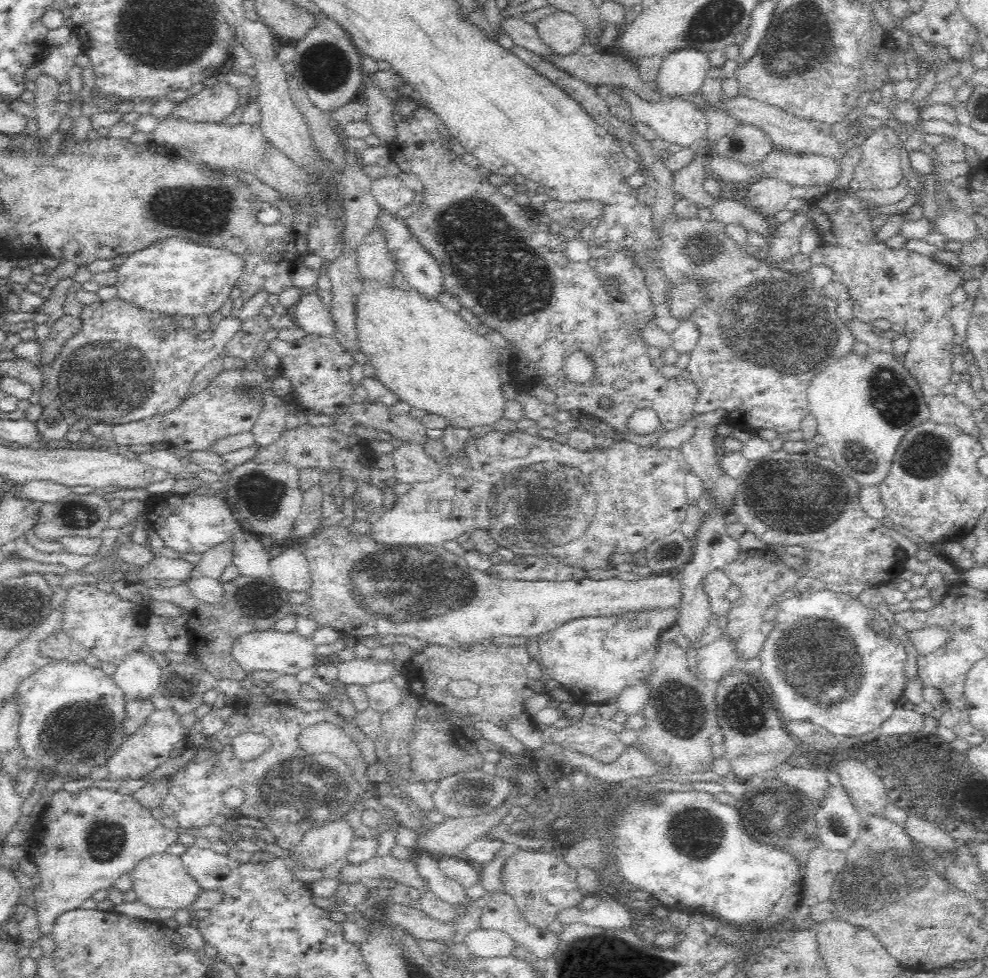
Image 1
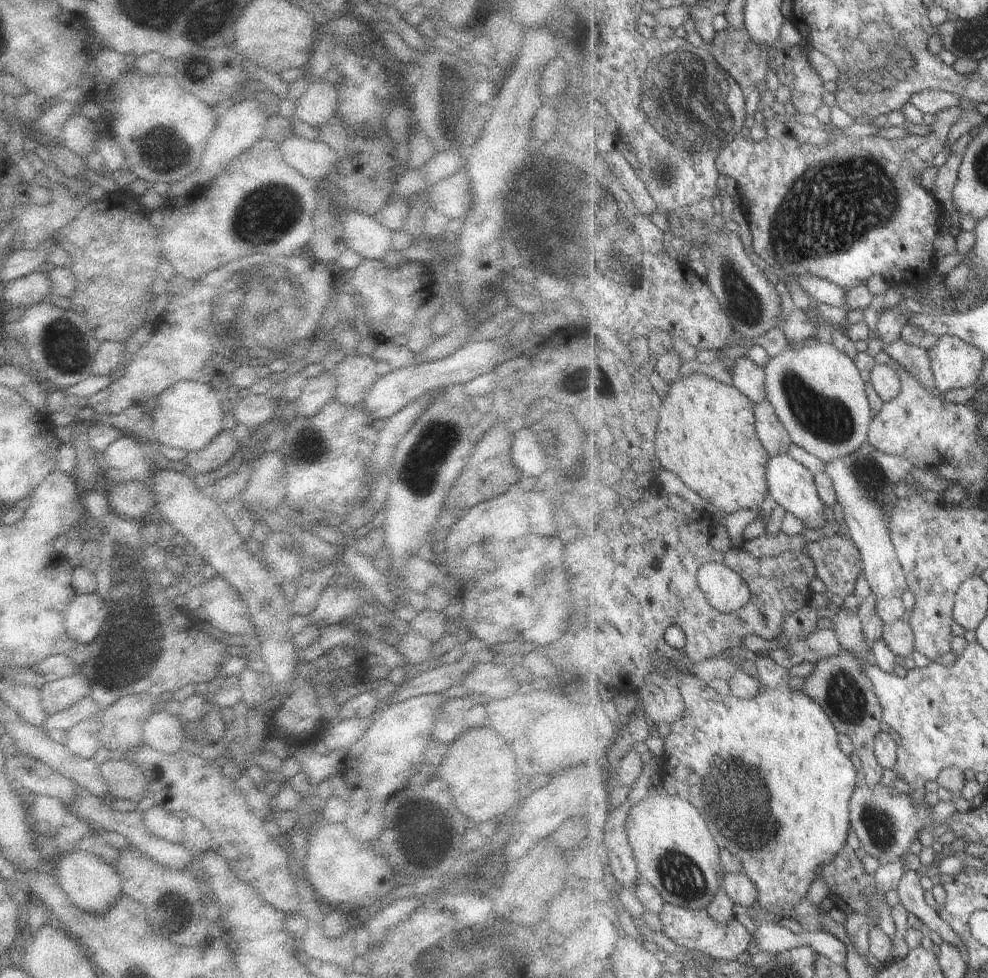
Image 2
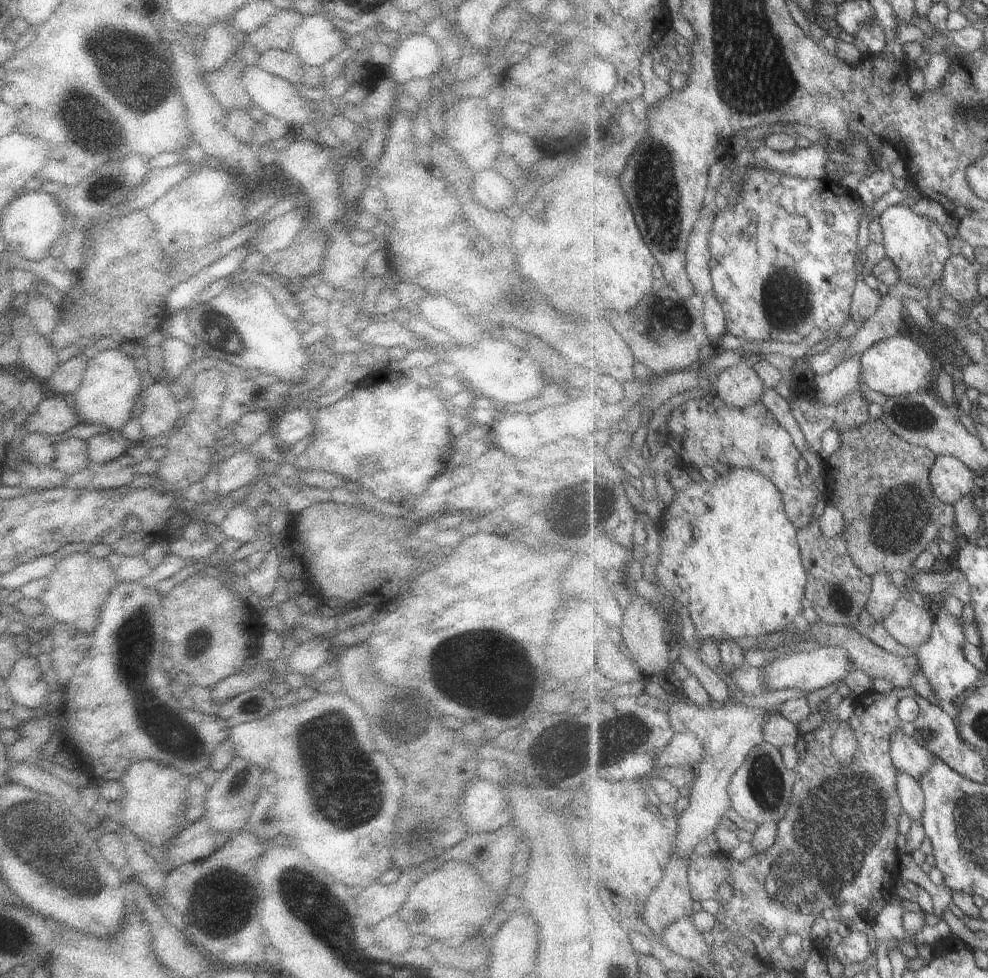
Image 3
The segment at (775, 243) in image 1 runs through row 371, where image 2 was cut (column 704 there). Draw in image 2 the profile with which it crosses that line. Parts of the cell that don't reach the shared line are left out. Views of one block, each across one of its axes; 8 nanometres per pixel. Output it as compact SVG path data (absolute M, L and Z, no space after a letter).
M667 903L663 906L659 919L662 923L660 926L662 932L673 942L687 950L699 951L715 959L736 960L737 956L747 953L747 948L753 940L751 932L739 920L735 919L721 924L709 916L707 909L691 910L691 908Z

